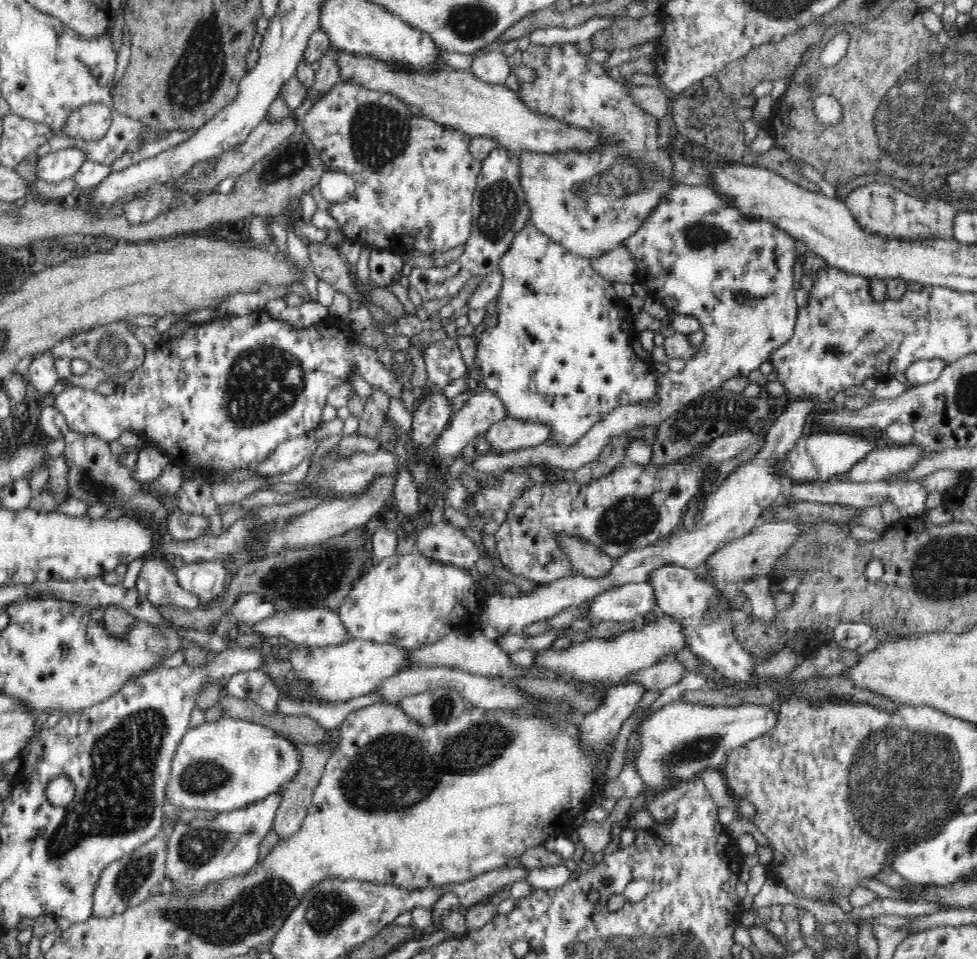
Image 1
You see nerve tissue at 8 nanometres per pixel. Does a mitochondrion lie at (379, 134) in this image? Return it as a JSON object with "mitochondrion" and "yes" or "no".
{"mitochondrion":"yes"}

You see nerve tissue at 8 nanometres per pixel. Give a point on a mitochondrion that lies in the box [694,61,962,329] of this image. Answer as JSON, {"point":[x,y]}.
{"point":[924,313]}

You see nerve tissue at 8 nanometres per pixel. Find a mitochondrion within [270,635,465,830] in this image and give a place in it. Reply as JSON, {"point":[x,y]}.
{"point":[445,705]}

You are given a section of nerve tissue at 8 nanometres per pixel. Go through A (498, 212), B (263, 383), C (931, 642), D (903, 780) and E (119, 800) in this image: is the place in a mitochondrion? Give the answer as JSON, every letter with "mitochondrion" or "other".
{"A":"mitochondrion","B":"mitochondrion","C":"other","D":"mitochondrion","E":"mitochondrion"}

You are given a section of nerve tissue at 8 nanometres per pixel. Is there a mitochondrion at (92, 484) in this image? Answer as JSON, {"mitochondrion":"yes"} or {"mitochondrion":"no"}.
{"mitochondrion":"yes"}

